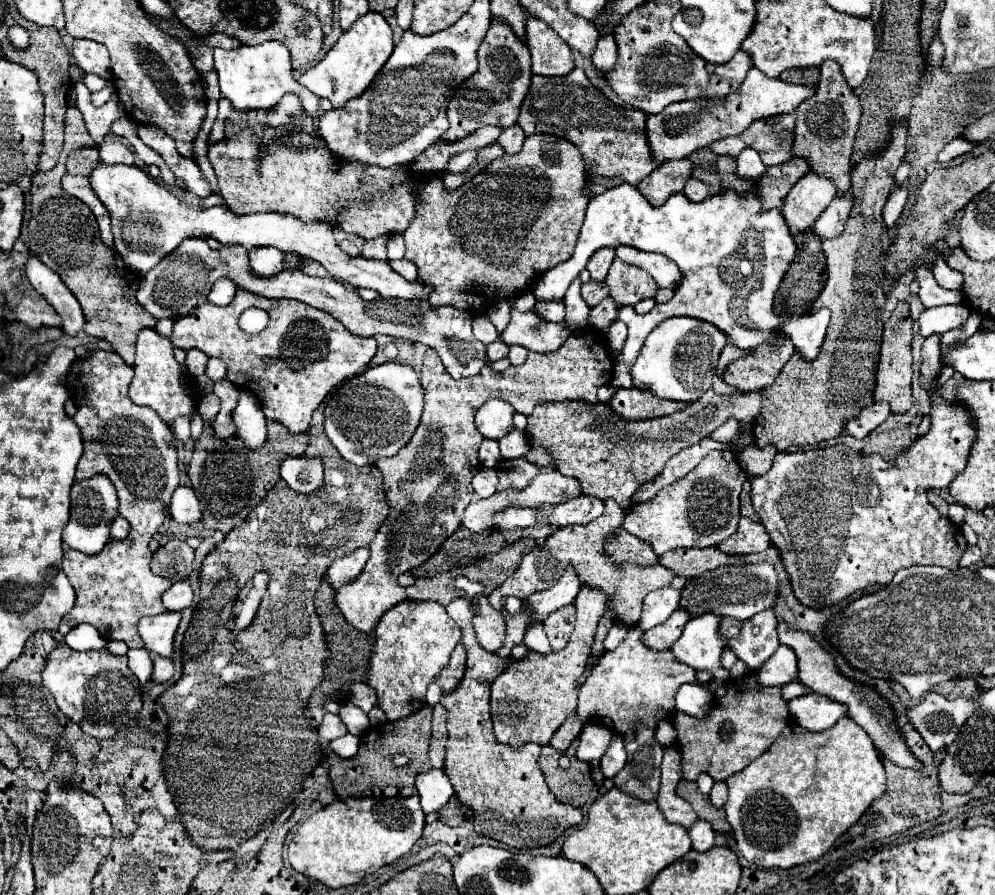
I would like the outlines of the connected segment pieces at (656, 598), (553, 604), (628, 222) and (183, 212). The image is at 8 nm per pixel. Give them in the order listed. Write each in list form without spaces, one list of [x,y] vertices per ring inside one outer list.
[[[671,586],[653,590],[645,602],[643,602],[643,612],[639,620],[641,630],[649,630],[661,622],[665,622],[675,608],[679,608],[681,600],[681,590],[675,590]]]
[[[567,568],[563,578],[549,590],[543,592],[535,592],[529,598],[525,598],[521,602],[521,610],[515,616],[509,616],[505,612],[505,644],[503,648],[497,652],[501,658],[507,658],[511,648],[523,642],[525,630],[533,624],[533,622],[543,622],[551,612],[573,604],[575,596],[579,594],[579,578],[575,578],[575,570]]]
[[[623,182],[589,200],[573,258],[541,276],[533,288],[535,298],[561,300],[571,280],[579,276],[595,250],[603,246],[617,248],[621,244],[646,252],[661,252],[675,260],[681,272],[681,282],[669,302],[657,304],[643,316],[629,306],[619,310],[619,320],[627,324],[629,334],[613,378],[621,382],[623,388],[631,386],[627,366],[631,366],[633,358],[639,354],[649,330],[673,316],[691,316],[711,322],[725,336],[731,336],[729,342],[739,350],[755,348],[757,344],[779,346],[779,340],[787,338],[805,362],[817,358],[831,312],[827,308],[809,314],[773,312],[775,294],[797,250],[781,210],[763,210],[761,200],[739,198],[735,194],[717,194],[697,204],[689,202],[685,194],[675,194],[663,206],[653,208],[635,186]]]
[[[101,162],[91,174],[91,188],[105,204],[111,216],[115,250],[123,258],[125,266],[139,276],[147,274],[167,254],[171,254],[185,238],[215,238],[221,244],[239,244],[247,250],[273,246],[281,252],[295,252],[301,258],[311,258],[327,268],[331,276],[347,282],[355,288],[373,288],[381,298],[403,298],[403,300],[429,300],[431,286],[415,280],[407,282],[403,276],[391,270],[387,262],[365,260],[347,256],[333,238],[333,226],[329,222],[305,224],[291,214],[267,212],[237,216],[227,206],[201,208],[197,204],[181,202],[171,190],[153,182],[149,175],[136,165],[105,164]]]

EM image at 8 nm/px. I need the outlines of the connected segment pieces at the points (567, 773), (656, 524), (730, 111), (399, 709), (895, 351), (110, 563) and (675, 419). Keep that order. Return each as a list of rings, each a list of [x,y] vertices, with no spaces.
[[[573,740],[571,746],[565,752],[571,760],[569,770],[561,770],[557,766],[557,760],[561,758],[561,752],[553,750],[551,746],[543,746],[541,756],[539,756],[539,768],[545,776],[545,782],[547,782],[549,790],[557,796],[559,802],[571,804],[575,808],[583,806],[589,800],[589,794],[595,786],[595,782],[589,774],[589,764],[577,760],[577,756],[575,756],[577,746],[579,746],[579,740]]]
[[[709,452],[685,478],[679,482],[673,482],[671,486],[663,488],[657,492],[657,496],[649,502],[643,504],[633,504],[627,510],[627,516],[623,520],[623,528],[645,542],[649,542],[655,550],[657,556],[665,554],[667,550],[675,548],[707,548],[707,546],[717,546],[723,538],[729,538],[737,530],[739,522],[739,494],[741,494],[741,484],[747,480],[747,474],[743,468],[737,464],[737,456],[733,452]]]
[[[755,66],[747,72],[747,78],[739,86],[737,92],[727,94],[723,98],[699,98],[669,104],[663,112],[647,116],[647,138],[651,152],[657,162],[679,160],[689,156],[691,152],[709,146],[711,142],[737,136],[749,128],[753,120],[777,116],[783,112],[793,112],[803,100],[813,96],[817,86],[793,86],[783,80],[773,80],[763,76]]]
[[[405,600],[383,614],[375,636],[377,642],[369,660],[367,684],[377,692],[377,706],[385,712],[387,722],[397,722],[425,706],[425,690],[449,664],[451,652],[461,640],[461,630],[447,618],[441,604]]]
[[[891,316],[883,328],[881,356],[877,364],[877,382],[873,398],[875,402],[889,402],[891,414],[905,414],[913,406],[911,398],[911,376],[913,376],[913,360],[911,360],[911,318]]]
[[[95,350],[91,354],[91,358],[87,358],[87,360],[73,362],[73,366],[67,374],[67,390],[73,398],[73,402],[77,404],[77,414],[73,416],[73,420],[81,430],[83,446],[85,446],[85,452],[77,464],[77,482],[89,480],[97,474],[105,474],[117,488],[119,514],[131,524],[131,532],[125,540],[107,542],[107,546],[95,556],[75,552],[75,550],[65,552],[63,570],[77,592],[77,602],[69,610],[69,614],[63,616],[59,632],[65,636],[77,624],[87,622],[87,624],[95,626],[105,640],[121,640],[129,648],[141,648],[143,640],[137,632],[137,622],[143,616],[153,616],[153,614],[165,612],[161,596],[165,590],[171,588],[171,582],[167,582],[165,578],[159,578],[151,572],[149,562],[151,562],[153,554],[149,552],[147,544],[171,520],[169,500],[171,500],[171,494],[175,492],[175,488],[179,486],[179,468],[177,468],[177,450],[173,444],[171,428],[159,418],[159,414],[155,410],[137,406],[129,400],[127,388],[131,384],[131,378],[133,378],[133,368],[127,366],[121,356],[117,356],[113,352],[103,352],[103,350]]]
[[[709,390],[703,398],[699,398],[699,402],[687,406],[685,410],[641,422],[627,422],[611,410],[609,402],[547,402],[535,406],[533,414],[527,416],[529,426],[525,434],[531,448],[541,446],[549,450],[555,468],[563,476],[579,480],[582,494],[602,501],[612,498],[623,509],[628,509],[632,505],[630,498],[637,488],[655,480],[671,456],[679,454],[685,446],[707,438],[731,416],[753,424],[753,418],[759,416],[761,400],[759,392],[745,392],[735,396],[733,402],[727,402],[723,396]]]

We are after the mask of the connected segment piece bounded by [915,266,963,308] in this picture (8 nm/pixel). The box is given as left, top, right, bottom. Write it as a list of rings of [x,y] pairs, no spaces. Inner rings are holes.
[[[919,266],[919,270],[915,270],[915,276],[919,280],[919,300],[923,302],[925,308],[933,308],[933,306],[943,306],[943,304],[961,304],[963,296],[961,292],[951,292],[945,294],[945,290],[935,282],[933,272],[931,270],[923,270],[923,266]]]

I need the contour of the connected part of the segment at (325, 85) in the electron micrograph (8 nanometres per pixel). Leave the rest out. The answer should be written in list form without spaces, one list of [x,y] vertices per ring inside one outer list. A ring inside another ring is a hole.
[[[367,12],[347,32],[343,32],[337,44],[325,54],[325,58],[317,66],[301,74],[297,82],[305,86],[309,92],[313,92],[317,98],[331,100],[333,108],[343,108],[351,98],[357,98],[365,92],[365,88],[383,68],[391,52],[393,52],[393,32],[389,24],[381,14]]]

